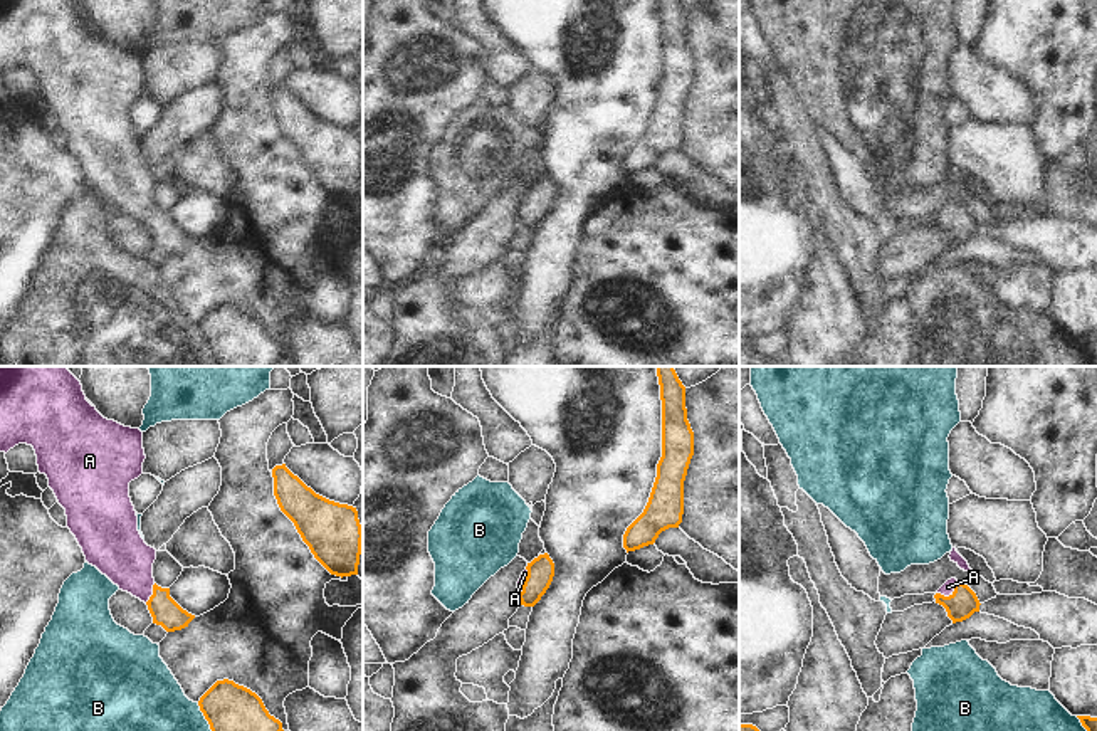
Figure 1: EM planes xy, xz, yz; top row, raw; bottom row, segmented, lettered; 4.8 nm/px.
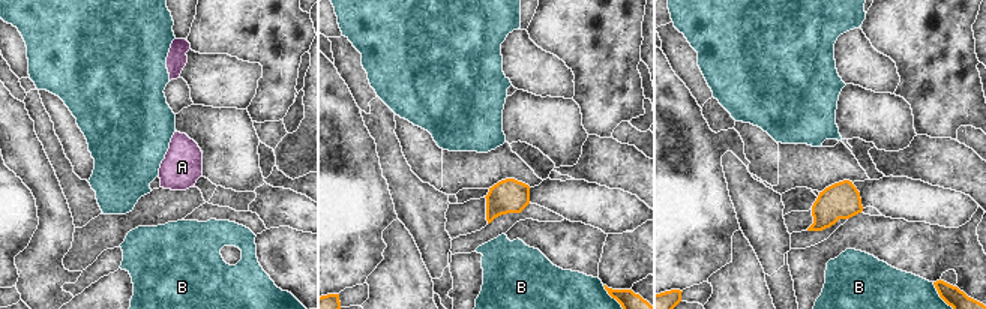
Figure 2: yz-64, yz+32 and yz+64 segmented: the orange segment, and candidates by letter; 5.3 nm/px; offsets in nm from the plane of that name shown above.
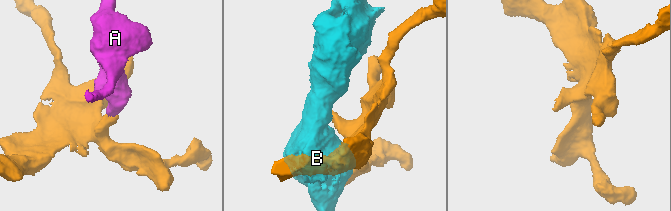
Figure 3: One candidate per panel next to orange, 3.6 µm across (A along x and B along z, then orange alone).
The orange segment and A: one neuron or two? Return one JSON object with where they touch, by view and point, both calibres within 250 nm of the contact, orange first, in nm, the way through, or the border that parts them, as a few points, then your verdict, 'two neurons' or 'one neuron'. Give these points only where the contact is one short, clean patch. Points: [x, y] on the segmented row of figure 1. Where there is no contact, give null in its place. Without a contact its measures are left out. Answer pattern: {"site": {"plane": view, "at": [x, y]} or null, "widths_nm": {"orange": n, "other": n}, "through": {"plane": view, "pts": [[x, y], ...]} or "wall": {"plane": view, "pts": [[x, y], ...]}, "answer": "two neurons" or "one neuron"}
{"site": {"plane": "yz", "at": [950, 595]}, "widths_nm": {"orange": 140, "other": 60}, "through": {"plane": "yz", "pts": [[963, 602], [950, 595], [948, 587]]}, "answer": "one neuron"}

